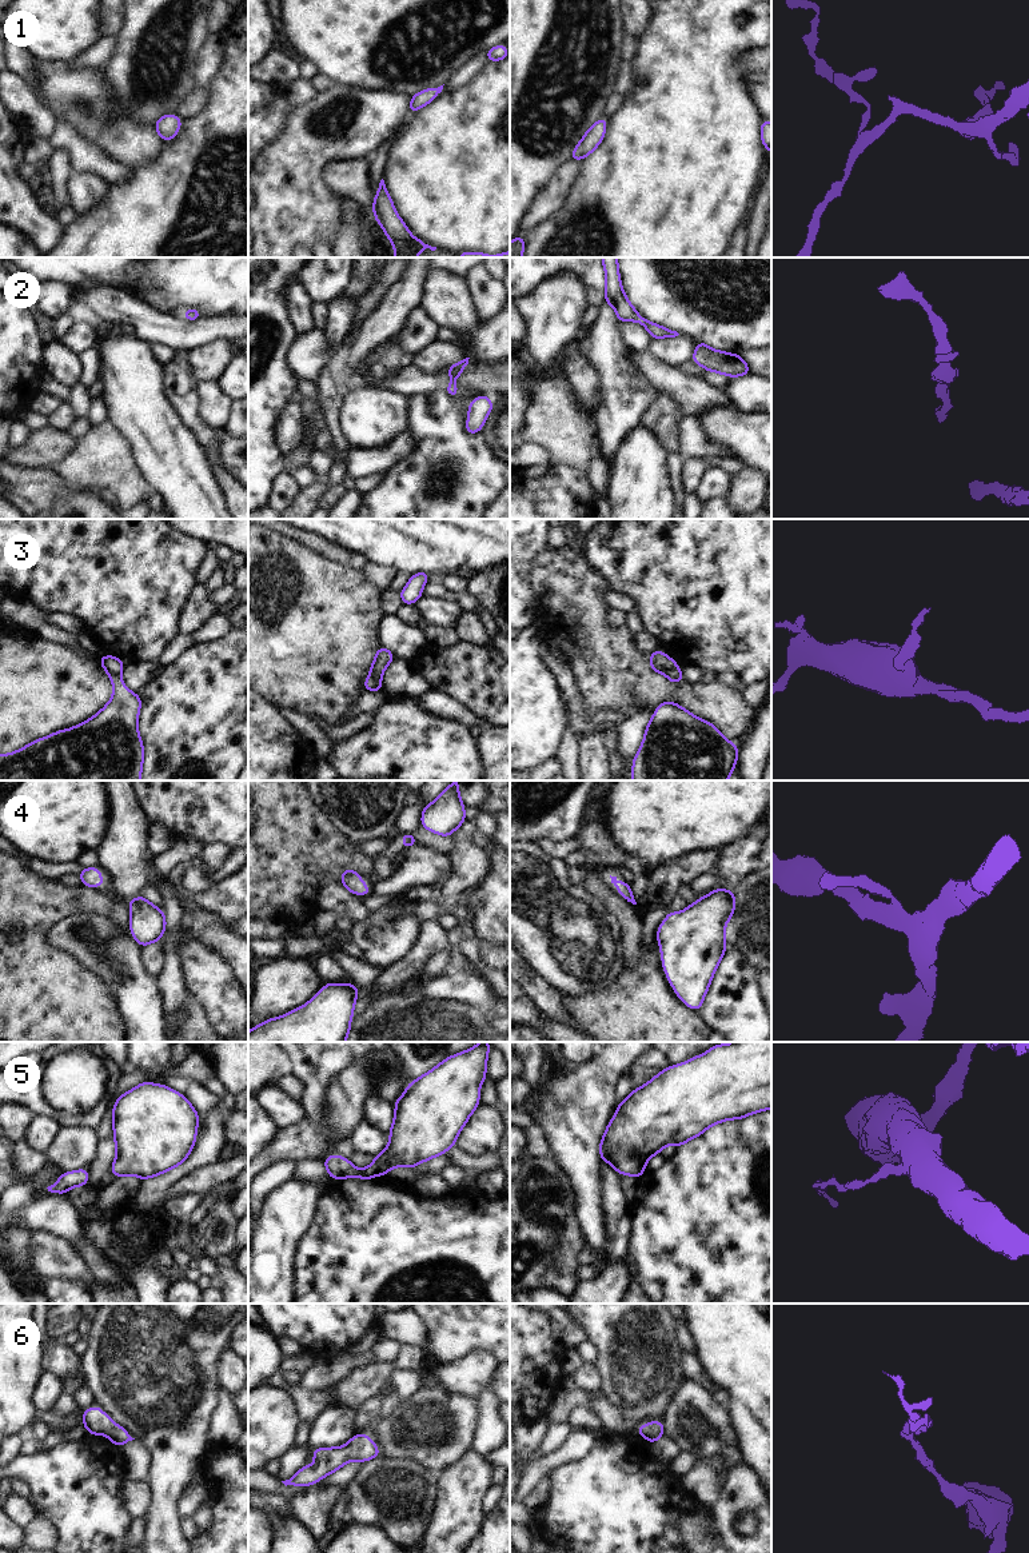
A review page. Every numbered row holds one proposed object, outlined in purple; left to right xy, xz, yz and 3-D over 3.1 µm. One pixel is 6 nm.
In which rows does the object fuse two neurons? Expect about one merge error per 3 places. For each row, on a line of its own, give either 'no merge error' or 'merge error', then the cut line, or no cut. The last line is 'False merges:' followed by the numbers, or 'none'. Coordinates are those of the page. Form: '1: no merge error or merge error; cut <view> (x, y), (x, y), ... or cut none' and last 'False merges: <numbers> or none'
1: no merge error; cut none
2: no merge error; cut none
3: merge error; cut yz (678, 667), (666, 674)
4: no merge error; cut none
5: no merge error; cut none
6: no merge error; cut none
False merges: 3

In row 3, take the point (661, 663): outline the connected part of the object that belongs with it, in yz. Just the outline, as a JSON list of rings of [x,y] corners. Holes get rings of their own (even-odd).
[[[658,650],[649,655],[649,662],[653,671],[658,674],[667,674],[671,670],[679,668],[677,662],[669,658],[662,650]]]

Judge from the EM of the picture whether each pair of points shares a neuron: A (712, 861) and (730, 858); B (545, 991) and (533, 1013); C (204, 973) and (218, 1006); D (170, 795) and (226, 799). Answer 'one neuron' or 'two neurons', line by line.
A: two neurons
B: two neurons
C: one neuron
D: one neuron

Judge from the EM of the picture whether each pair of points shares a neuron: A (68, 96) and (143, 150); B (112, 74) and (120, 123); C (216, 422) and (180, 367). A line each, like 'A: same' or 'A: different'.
A: same
B: different
C: different

